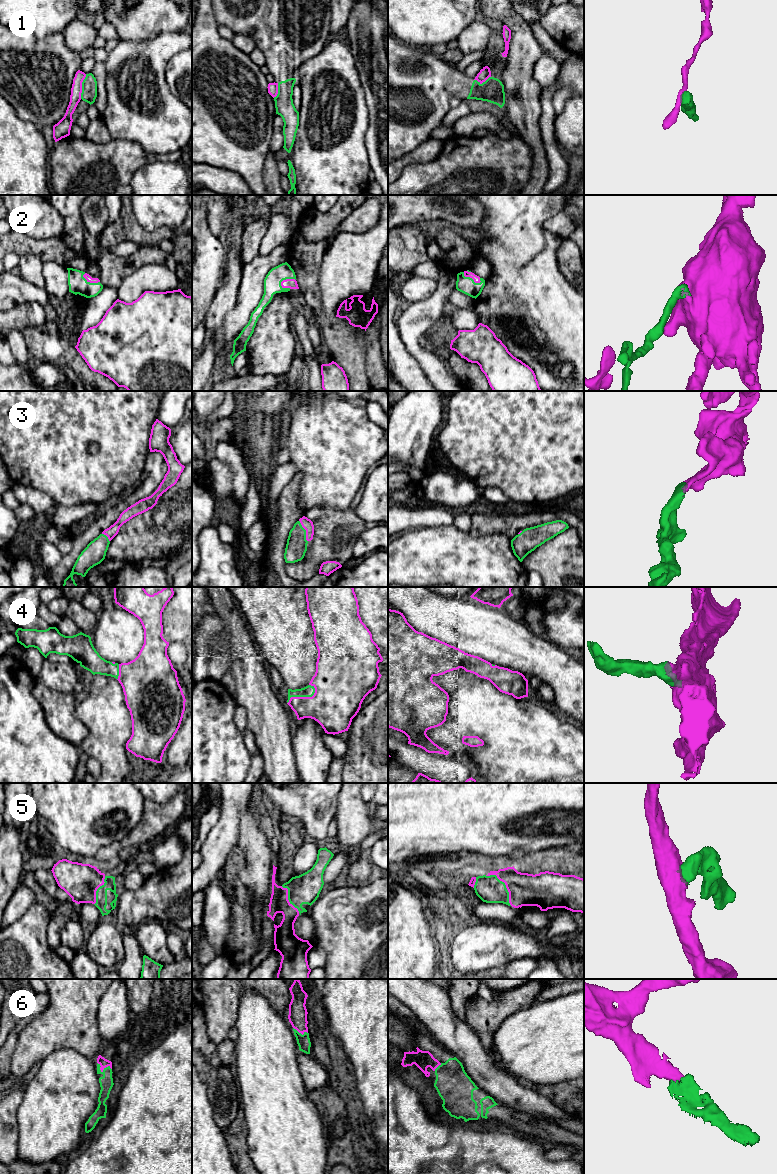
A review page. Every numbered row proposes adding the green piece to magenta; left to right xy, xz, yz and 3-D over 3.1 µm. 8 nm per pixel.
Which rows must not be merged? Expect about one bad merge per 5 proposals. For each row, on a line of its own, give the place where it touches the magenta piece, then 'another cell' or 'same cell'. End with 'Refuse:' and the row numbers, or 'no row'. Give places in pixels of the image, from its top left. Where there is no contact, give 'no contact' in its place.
1: xy (81, 86) | another cell
2: xz (286, 279) | same cell
3: xz (306, 531) | same cell
4: xz (303, 697) | same cell
5: yz (505, 884) | same cell
6: xy (102, 1070) | same cell
Refuse: 1

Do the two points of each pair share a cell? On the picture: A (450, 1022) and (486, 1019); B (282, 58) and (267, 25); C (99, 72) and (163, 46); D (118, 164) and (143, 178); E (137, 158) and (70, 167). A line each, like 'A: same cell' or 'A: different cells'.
A: different cells
B: same cell
C: different cells
D: different cells
E: same cell

